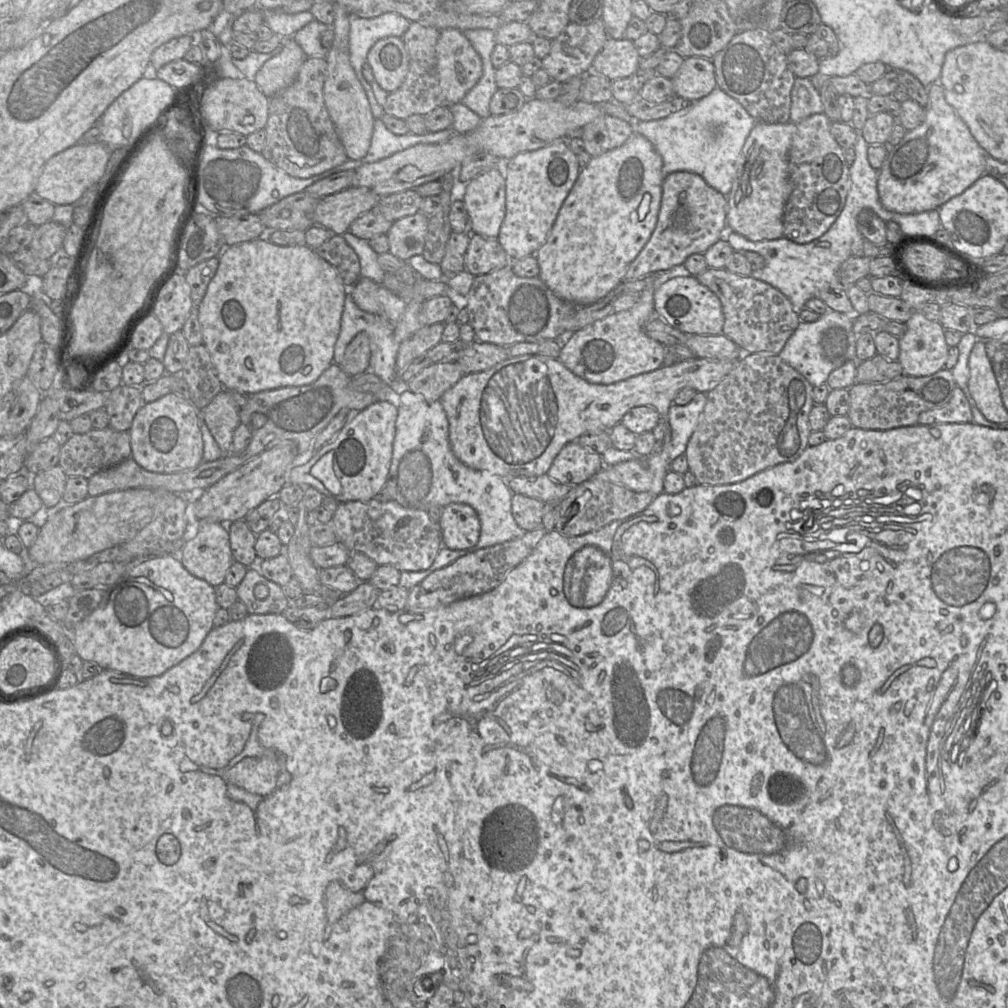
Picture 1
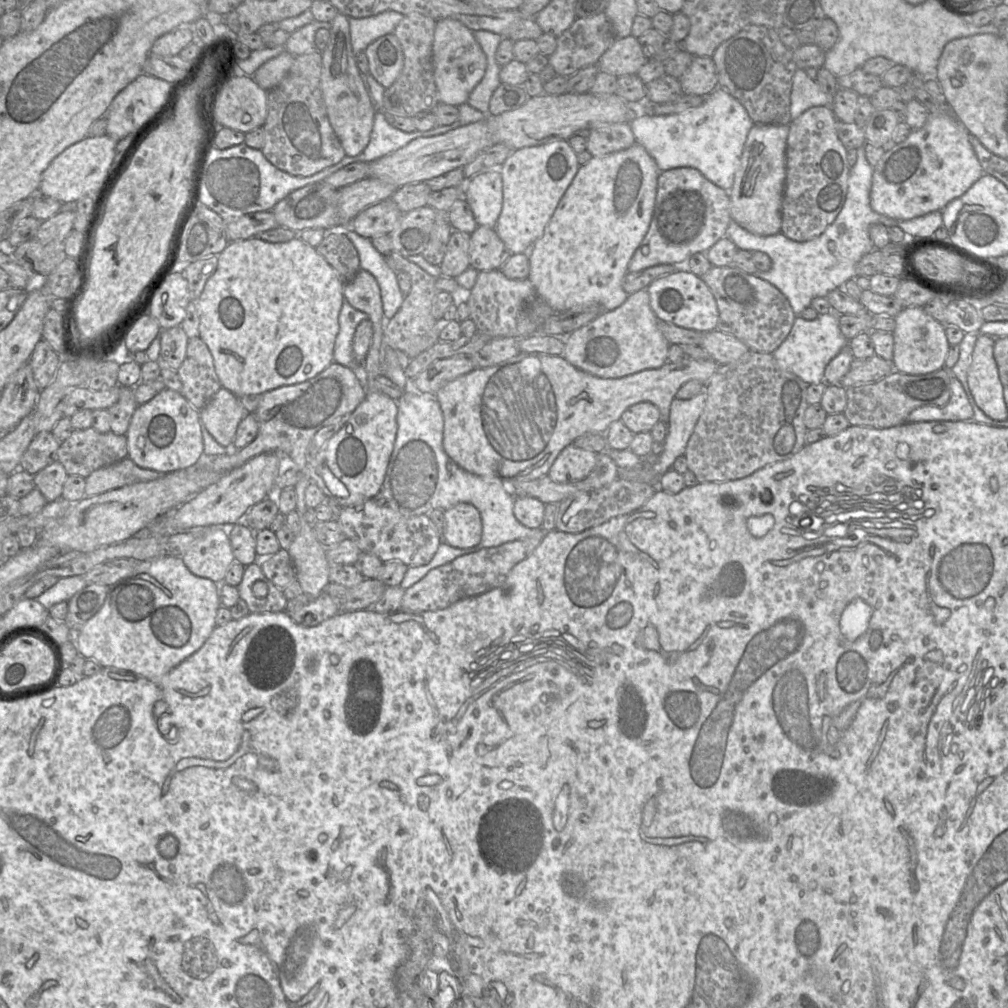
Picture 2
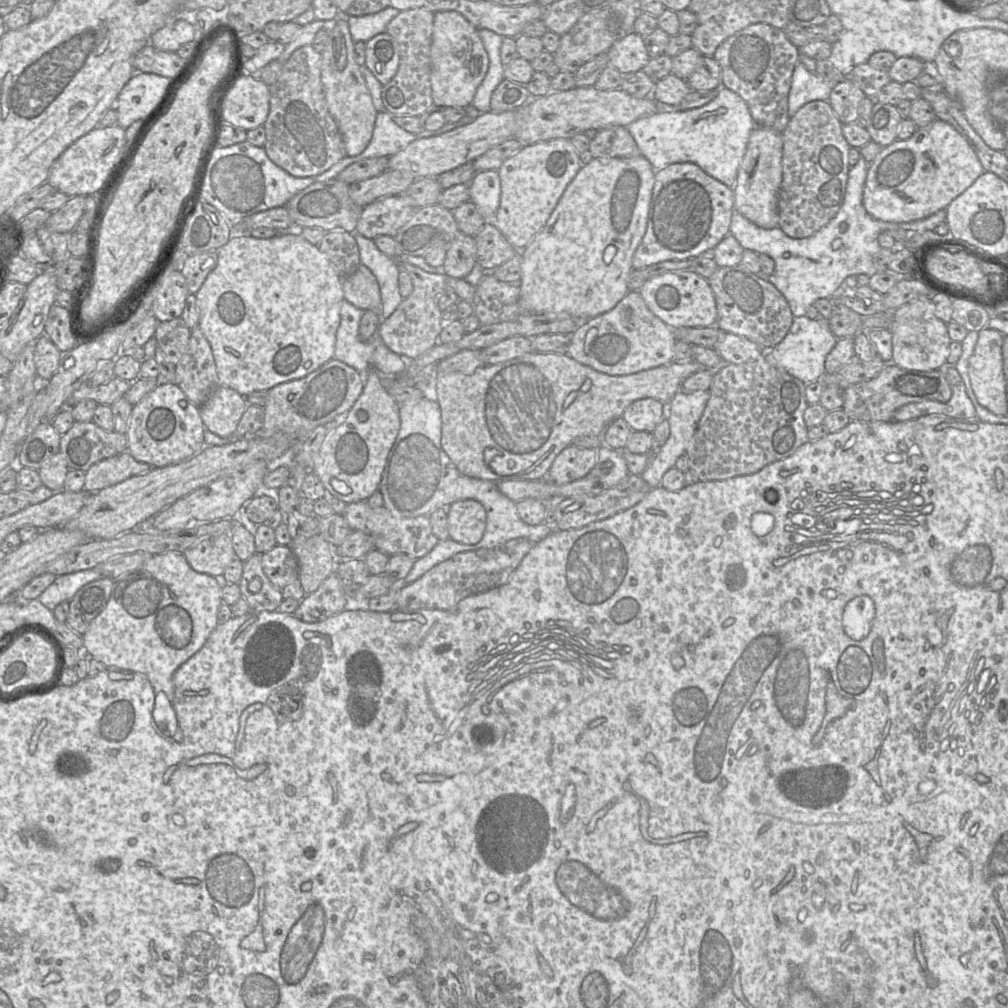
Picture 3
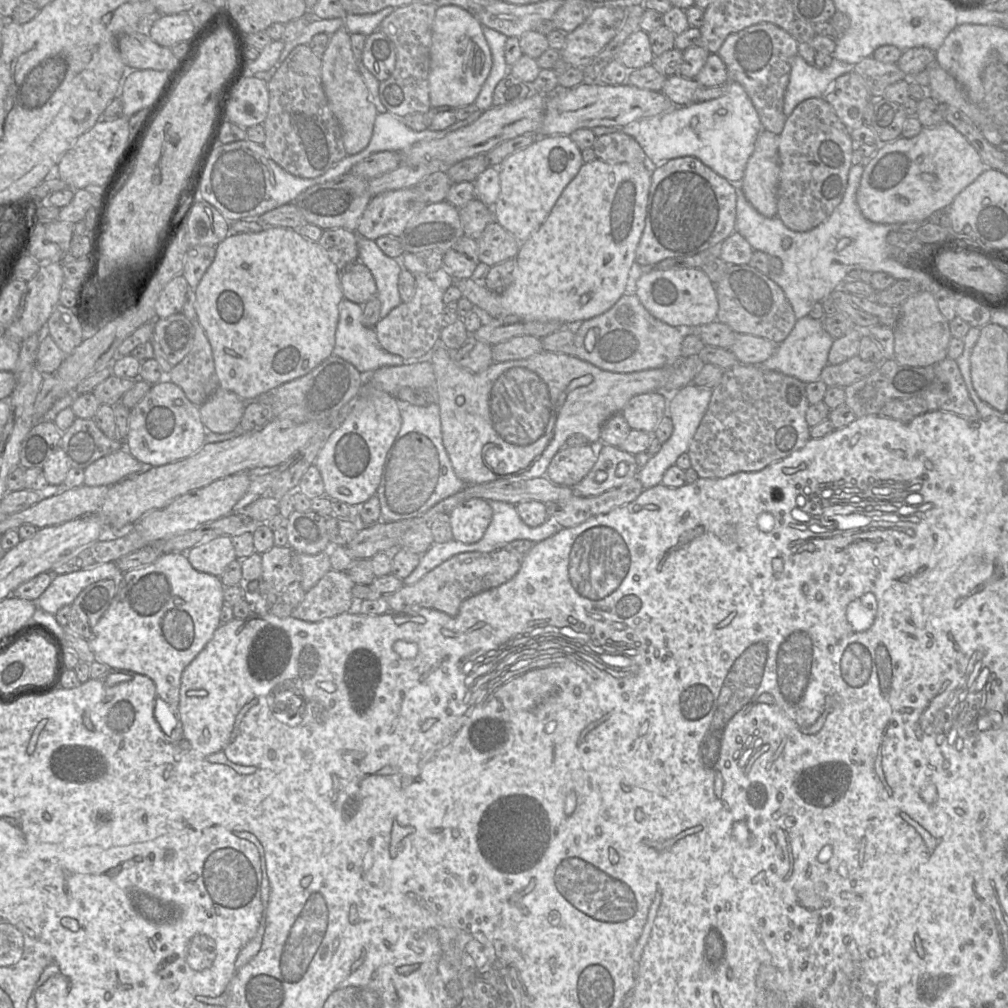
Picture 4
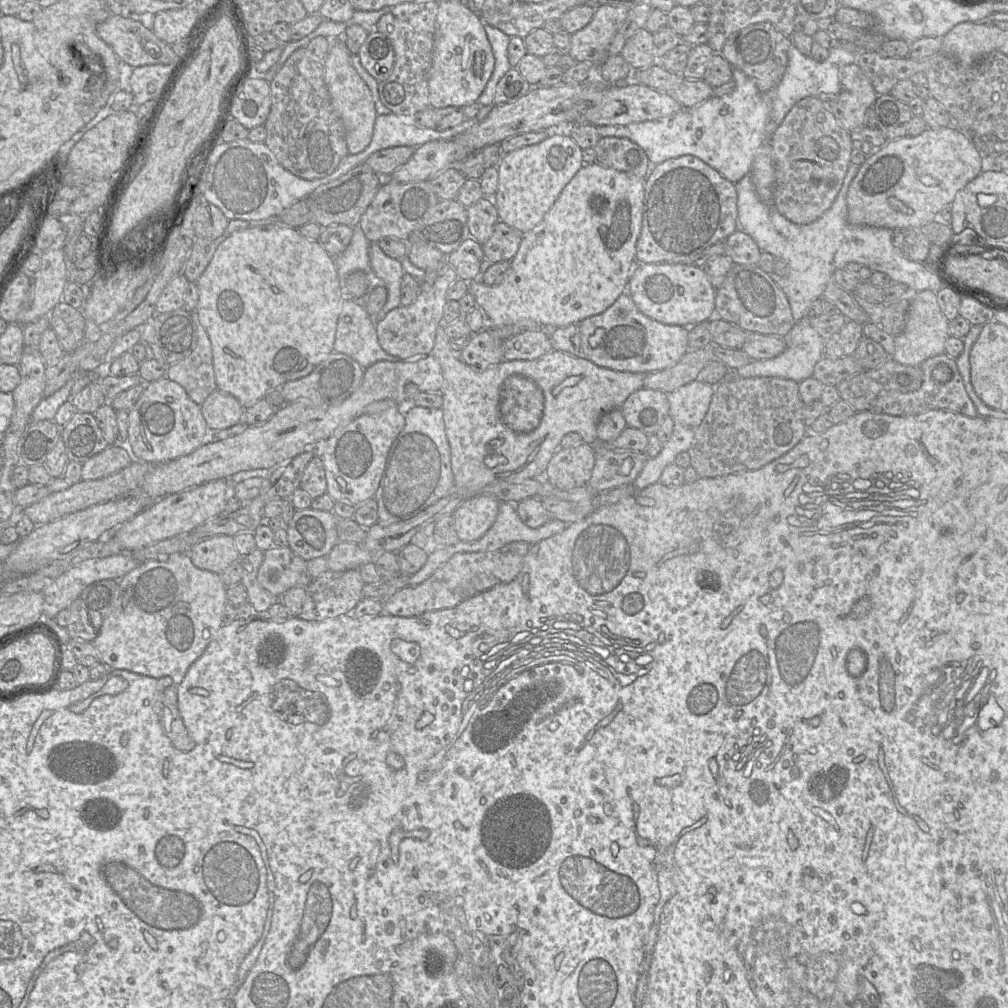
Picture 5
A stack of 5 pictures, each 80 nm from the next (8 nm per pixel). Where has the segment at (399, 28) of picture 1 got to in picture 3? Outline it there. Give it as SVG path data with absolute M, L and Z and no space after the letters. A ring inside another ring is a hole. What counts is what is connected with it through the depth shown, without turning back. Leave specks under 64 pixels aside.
M387 7L374 14L346 17L352 40L366 43L374 36L386 32L389 22L399 13L398 9Z

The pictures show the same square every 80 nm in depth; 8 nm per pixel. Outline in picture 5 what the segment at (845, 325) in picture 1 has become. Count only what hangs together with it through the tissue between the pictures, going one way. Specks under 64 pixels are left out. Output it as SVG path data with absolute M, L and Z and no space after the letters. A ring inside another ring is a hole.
M808 318L796 322L790 332L783 338L786 348L781 354L770 359L751 361L733 372L744 378L779 377L794 380L797 383L812 377L816 363L824 357L825 340L811 326Z

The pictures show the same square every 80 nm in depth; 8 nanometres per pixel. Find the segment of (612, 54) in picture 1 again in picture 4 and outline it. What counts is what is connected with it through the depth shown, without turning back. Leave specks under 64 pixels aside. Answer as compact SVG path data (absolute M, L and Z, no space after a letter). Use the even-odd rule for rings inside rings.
M640 29L627 37L615 59L630 71L651 65L654 57L648 33Z

